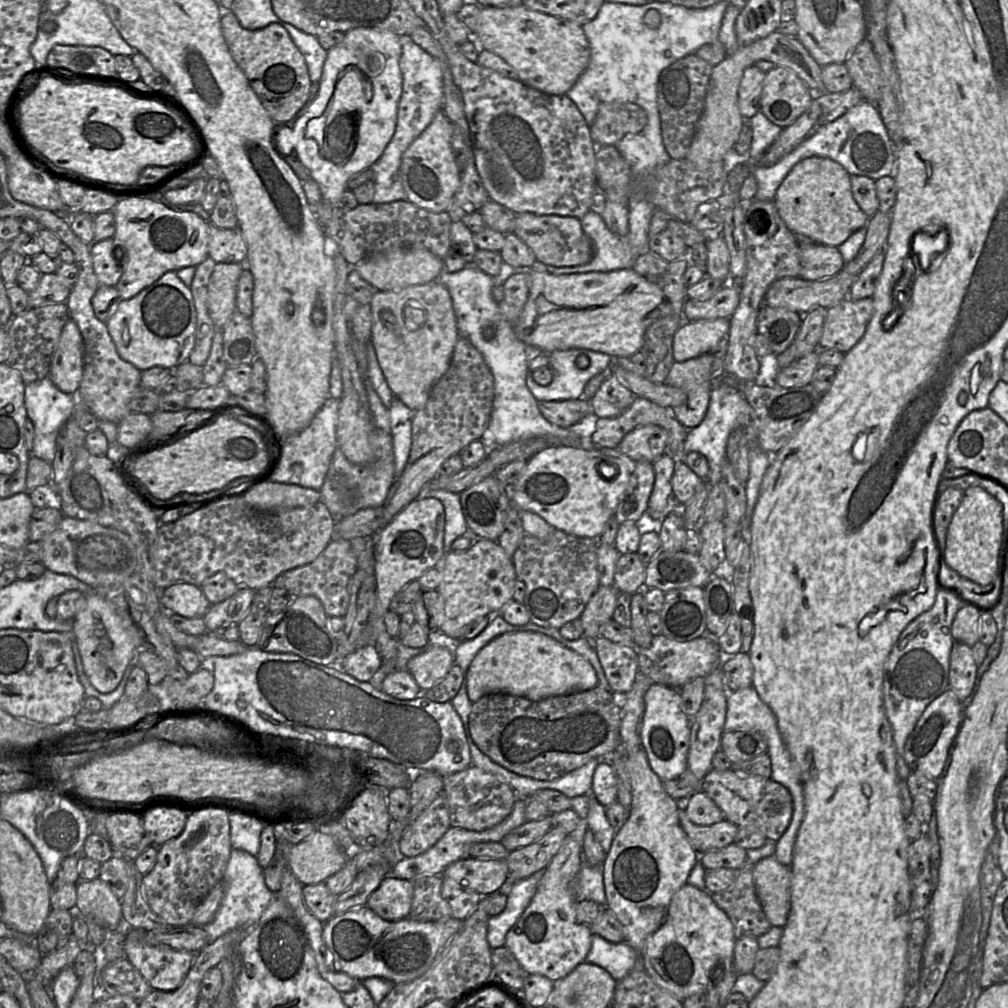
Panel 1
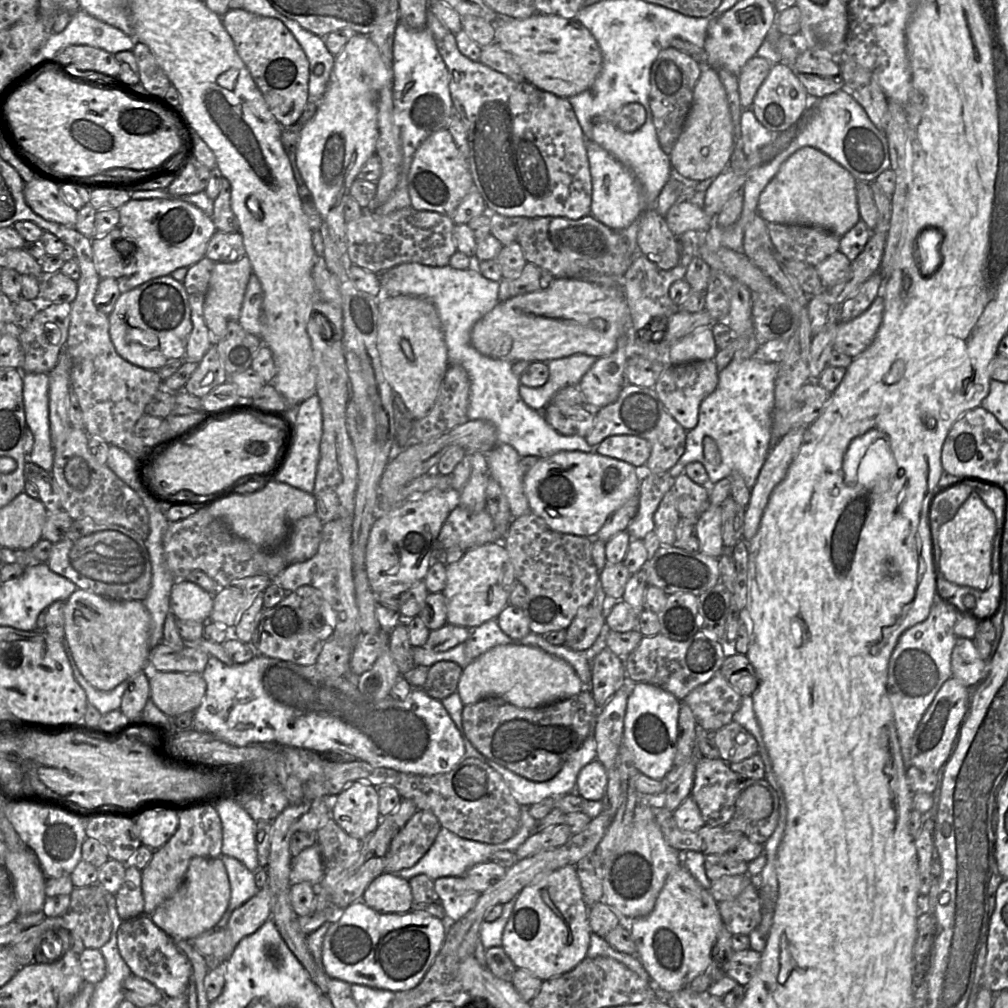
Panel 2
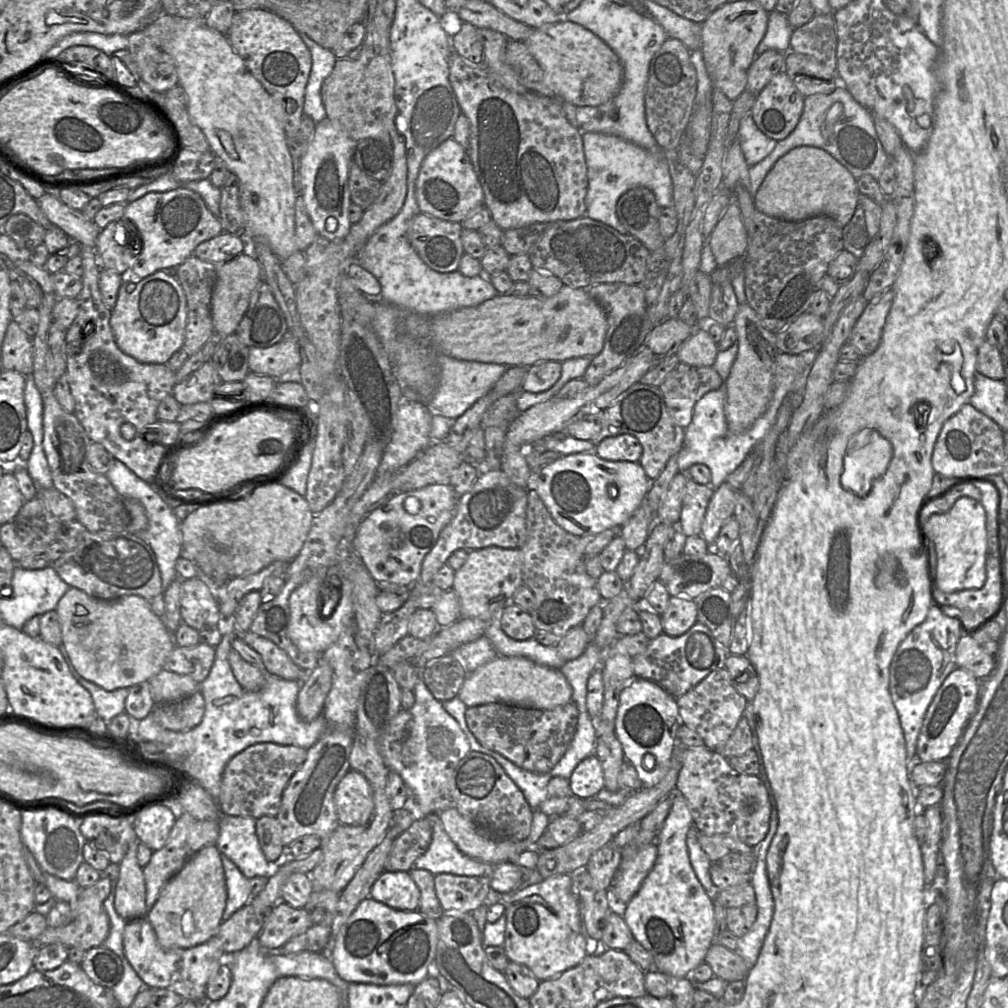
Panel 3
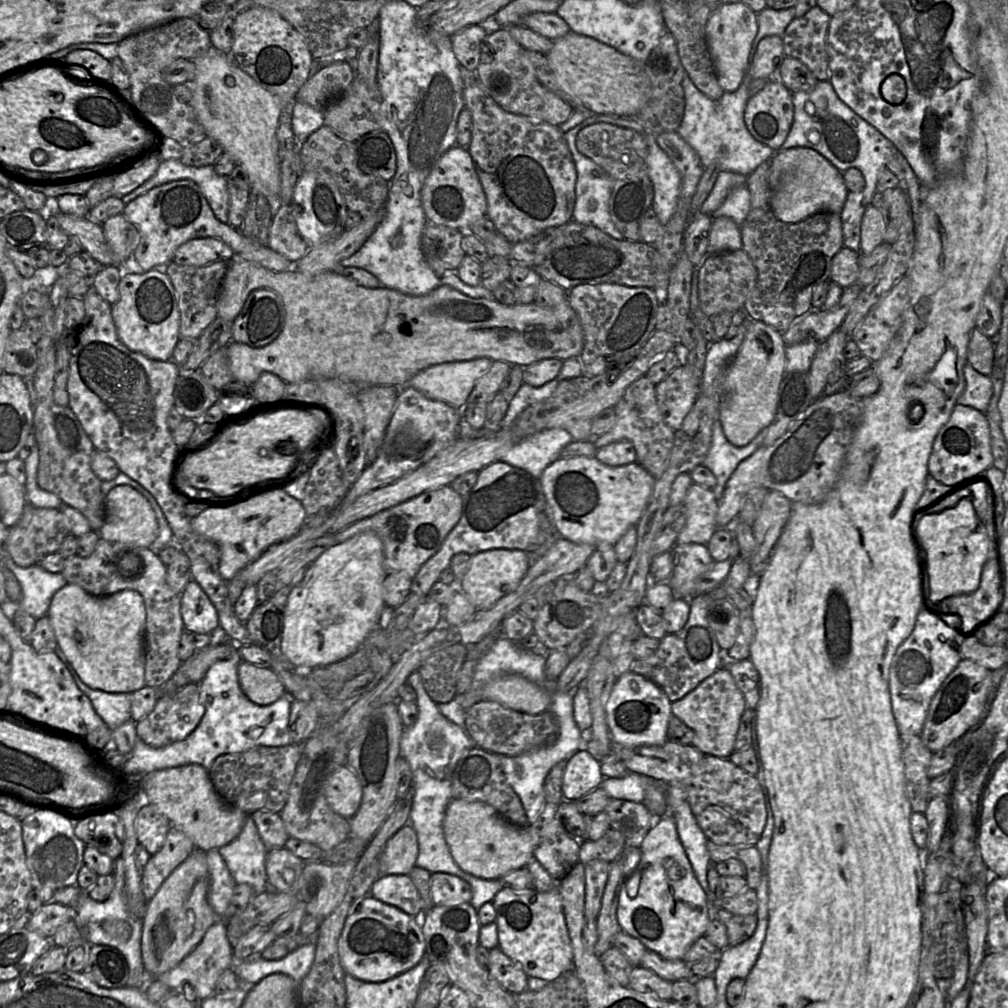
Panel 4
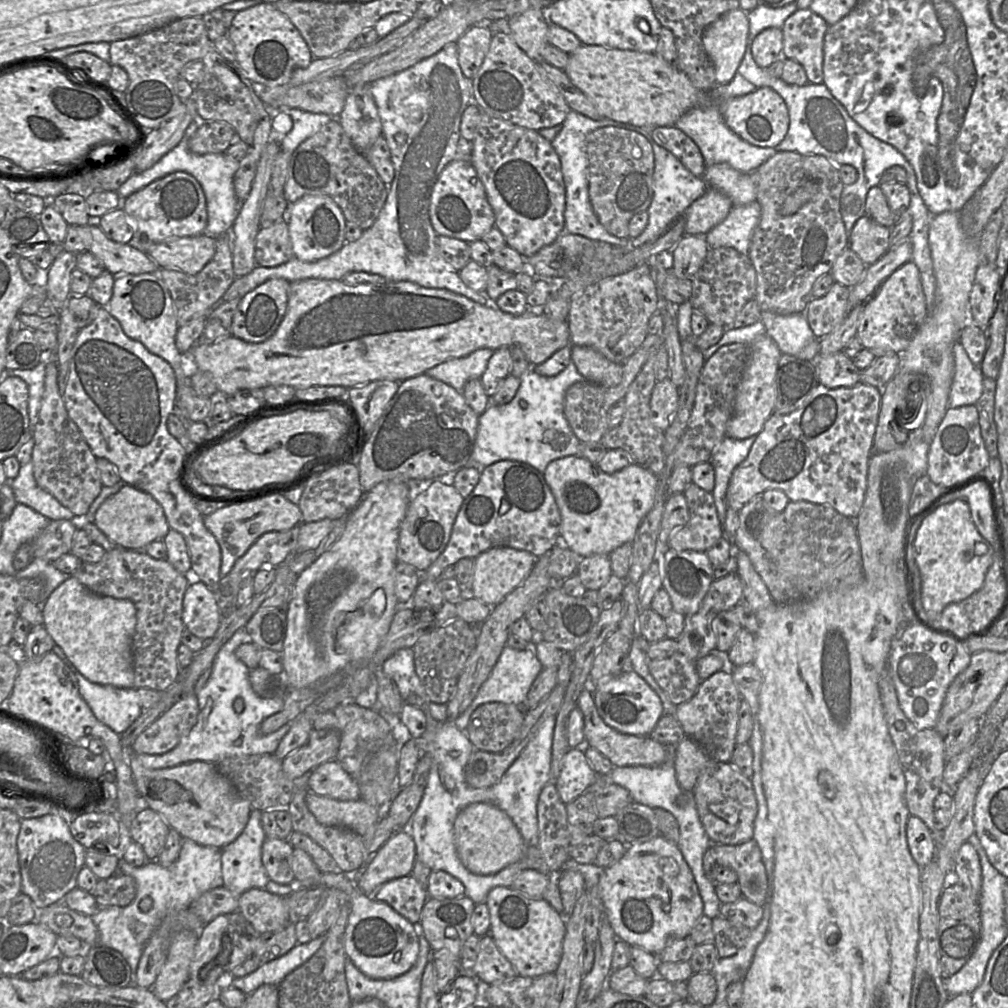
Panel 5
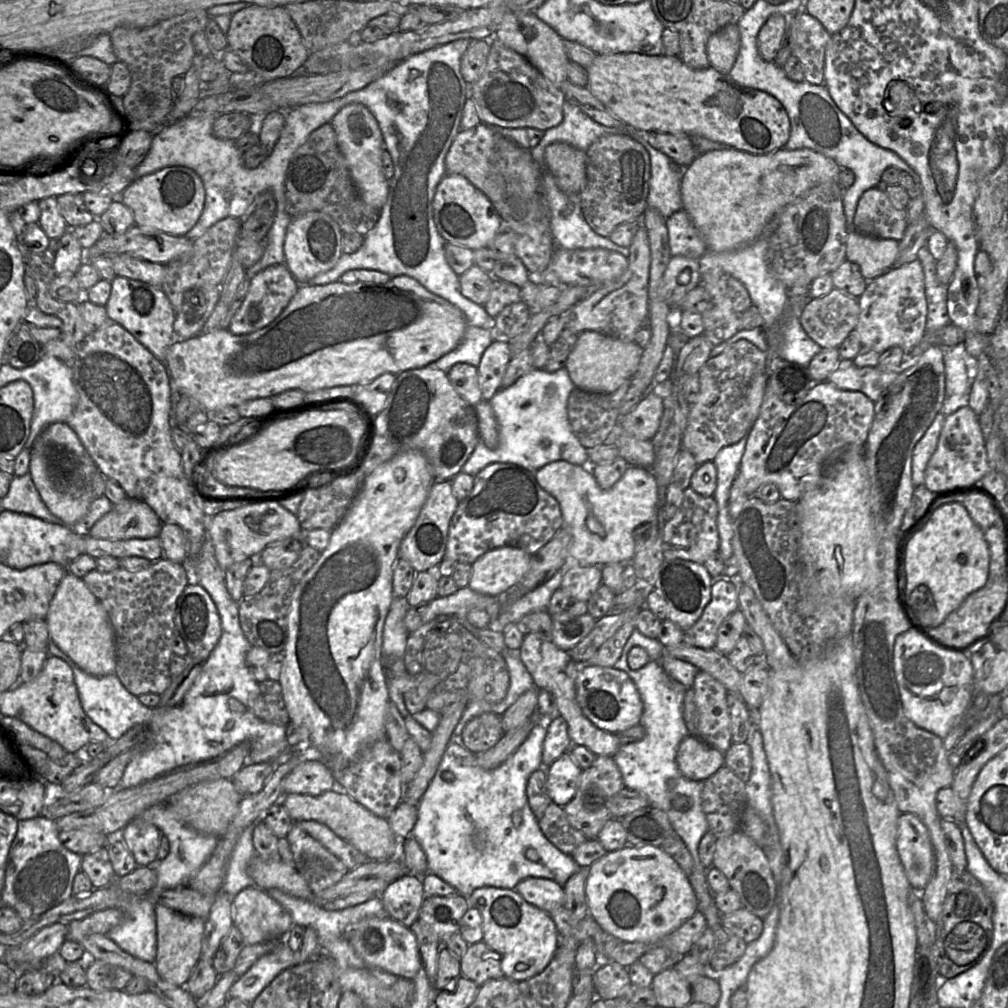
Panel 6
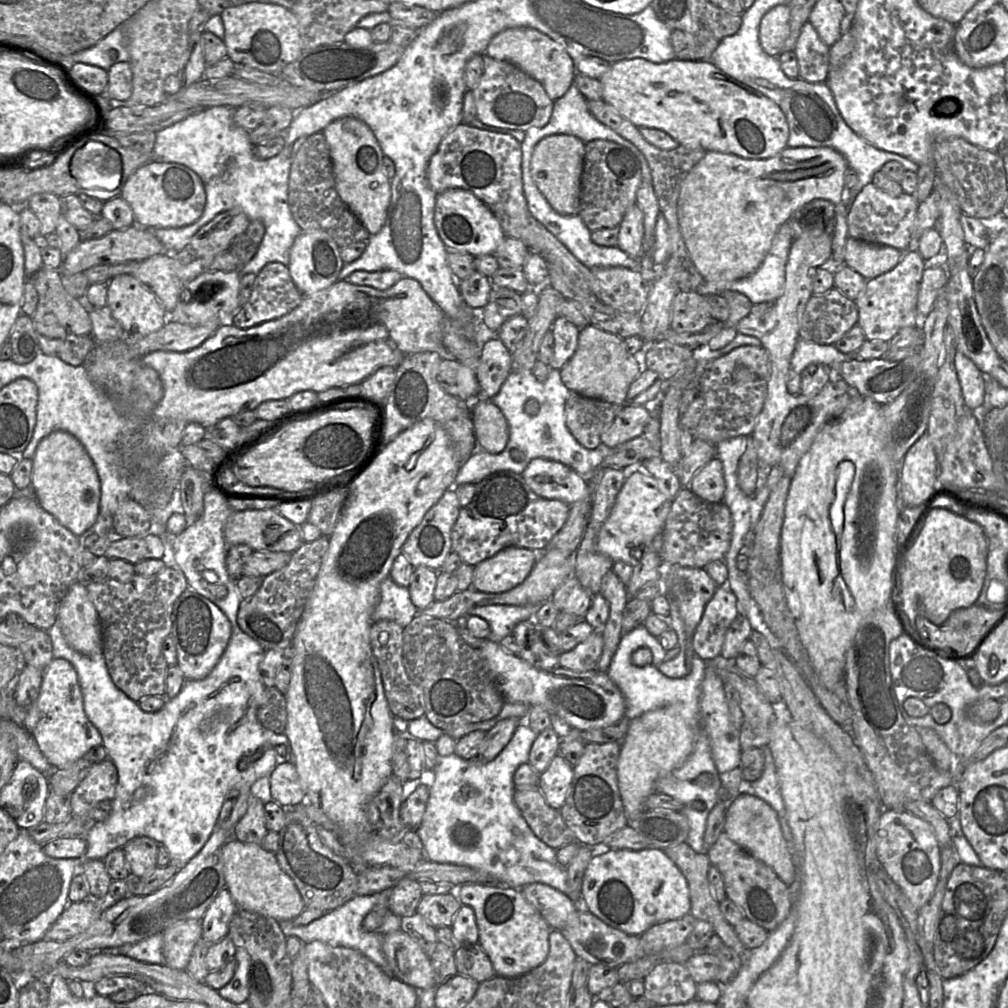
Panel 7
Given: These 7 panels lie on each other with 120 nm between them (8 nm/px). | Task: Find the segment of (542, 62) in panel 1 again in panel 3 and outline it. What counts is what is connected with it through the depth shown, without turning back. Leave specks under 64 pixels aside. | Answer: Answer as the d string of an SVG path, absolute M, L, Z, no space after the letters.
M562 18L558 22L546 24L540 28L533 29L530 36L524 40L530 53L533 55L539 66L541 67L546 85L554 92L554 97L560 99L562 102L569 102L575 106L600 106L610 101L620 90L623 82L623 66L621 60L617 54L598 36L596 36L591 31L587 30L583 26L567 21Z

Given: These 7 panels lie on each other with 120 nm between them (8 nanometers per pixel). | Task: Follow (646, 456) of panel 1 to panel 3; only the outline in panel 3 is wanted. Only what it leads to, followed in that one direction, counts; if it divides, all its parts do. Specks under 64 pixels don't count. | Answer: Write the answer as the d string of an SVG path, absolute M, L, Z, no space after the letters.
M621 434L603 439L595 447L594 452L604 460L639 463L643 448L634 436Z

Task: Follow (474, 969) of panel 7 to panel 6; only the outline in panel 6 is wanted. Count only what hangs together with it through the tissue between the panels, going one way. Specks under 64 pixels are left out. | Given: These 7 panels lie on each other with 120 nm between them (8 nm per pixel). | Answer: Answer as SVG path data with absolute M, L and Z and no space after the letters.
M483 940L470 944L466 953L459 960L461 975L479 986L488 980L504 977L500 955Z

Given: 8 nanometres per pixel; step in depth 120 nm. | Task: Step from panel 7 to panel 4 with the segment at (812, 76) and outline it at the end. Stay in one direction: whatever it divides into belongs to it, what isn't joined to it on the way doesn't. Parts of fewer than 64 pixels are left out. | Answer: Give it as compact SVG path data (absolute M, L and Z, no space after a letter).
M814 6L804 16L794 18L782 35L785 57L801 61L818 81L829 80L826 38L831 17L818 6Z

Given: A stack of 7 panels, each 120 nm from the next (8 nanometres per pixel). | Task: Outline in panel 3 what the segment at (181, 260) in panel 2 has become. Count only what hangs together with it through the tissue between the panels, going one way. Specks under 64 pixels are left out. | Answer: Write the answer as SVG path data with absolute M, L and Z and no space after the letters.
M184 187L163 193L150 192L125 204L123 219L136 228L141 239L141 252L132 267L140 279L160 270L177 268L200 243L223 232L219 218L208 210L200 195Z

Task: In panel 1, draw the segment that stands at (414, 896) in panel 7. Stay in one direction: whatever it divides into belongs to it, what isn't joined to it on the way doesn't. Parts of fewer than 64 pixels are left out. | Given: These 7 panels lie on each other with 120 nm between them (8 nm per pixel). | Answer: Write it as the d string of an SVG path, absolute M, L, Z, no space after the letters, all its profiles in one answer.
M388 875L370 895L366 905L381 918L396 921L409 917L413 894L412 881Z

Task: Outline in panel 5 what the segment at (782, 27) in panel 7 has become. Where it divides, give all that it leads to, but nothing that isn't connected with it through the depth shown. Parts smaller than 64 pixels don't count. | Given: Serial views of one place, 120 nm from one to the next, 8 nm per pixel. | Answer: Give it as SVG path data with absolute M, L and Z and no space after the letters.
M779 28L762 30L752 42L752 57L760 68L767 68L783 56L783 33Z

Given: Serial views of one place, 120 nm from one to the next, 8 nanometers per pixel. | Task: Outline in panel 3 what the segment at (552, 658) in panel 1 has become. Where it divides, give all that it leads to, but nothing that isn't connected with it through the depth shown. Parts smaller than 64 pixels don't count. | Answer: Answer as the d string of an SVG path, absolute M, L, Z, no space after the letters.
M498 655L467 674L457 696L467 707L499 702L522 708L549 710L571 701L572 688L559 669L526 657Z

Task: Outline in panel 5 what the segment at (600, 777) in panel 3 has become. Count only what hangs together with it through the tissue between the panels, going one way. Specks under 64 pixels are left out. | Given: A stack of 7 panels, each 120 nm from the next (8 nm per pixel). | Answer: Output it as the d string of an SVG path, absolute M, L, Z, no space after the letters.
M571 748L563 760L563 766L555 787L561 800L568 804L580 796L598 778L585 754Z

